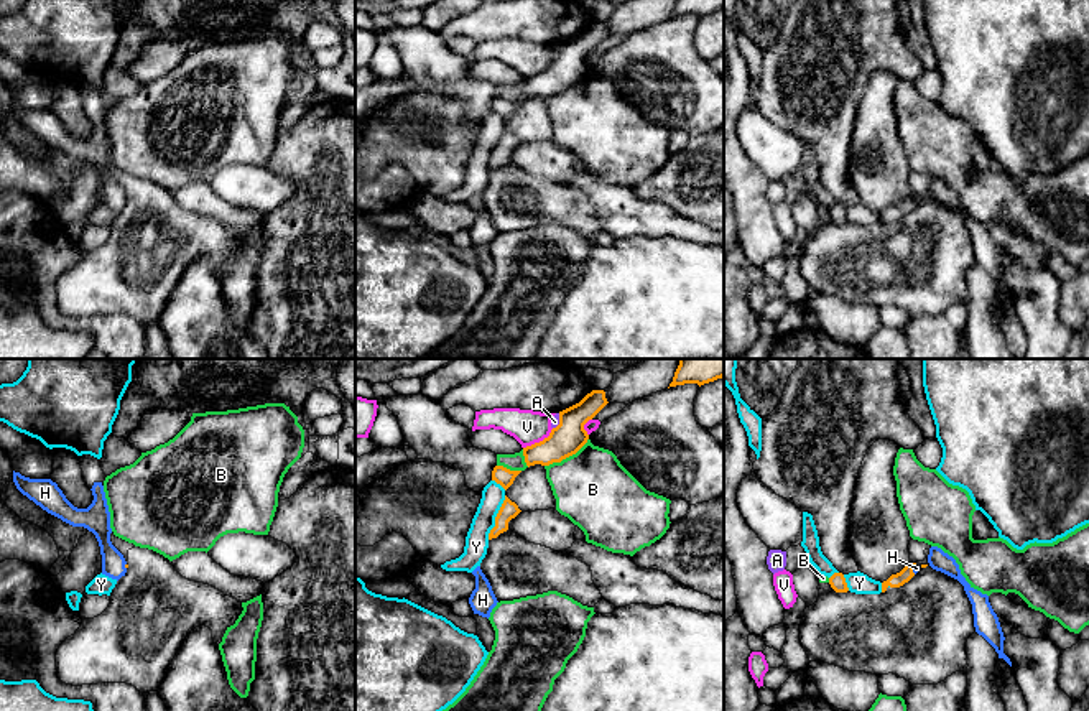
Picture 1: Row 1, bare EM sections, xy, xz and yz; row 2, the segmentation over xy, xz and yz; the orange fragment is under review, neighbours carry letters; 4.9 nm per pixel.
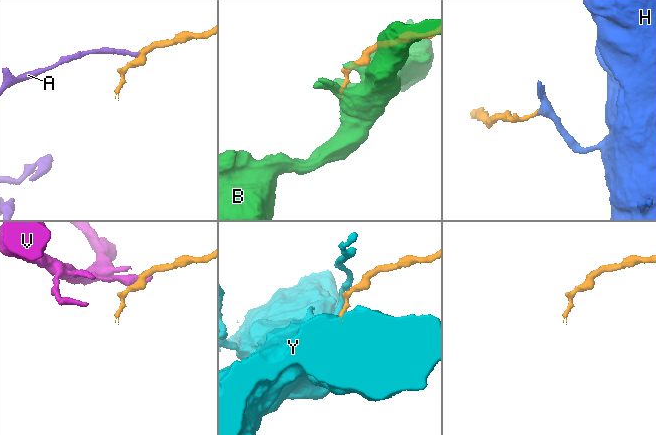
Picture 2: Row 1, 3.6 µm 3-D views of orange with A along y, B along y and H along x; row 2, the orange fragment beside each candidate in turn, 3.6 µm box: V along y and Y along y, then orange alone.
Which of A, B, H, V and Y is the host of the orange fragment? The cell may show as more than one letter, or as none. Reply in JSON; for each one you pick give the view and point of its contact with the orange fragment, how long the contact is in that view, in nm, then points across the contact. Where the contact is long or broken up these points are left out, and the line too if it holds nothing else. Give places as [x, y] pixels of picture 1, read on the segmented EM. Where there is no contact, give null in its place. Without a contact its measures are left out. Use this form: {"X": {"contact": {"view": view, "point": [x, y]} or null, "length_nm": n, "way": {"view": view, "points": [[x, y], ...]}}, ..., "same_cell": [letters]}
{"H": {"contact": {"view": "yz", "point": [913, 568]}, "length_nm": 50, "way": {"view": "yz", "points": [[905, 575], [913, 568], [917, 568]]}}, "same_cell": ["H"]}

